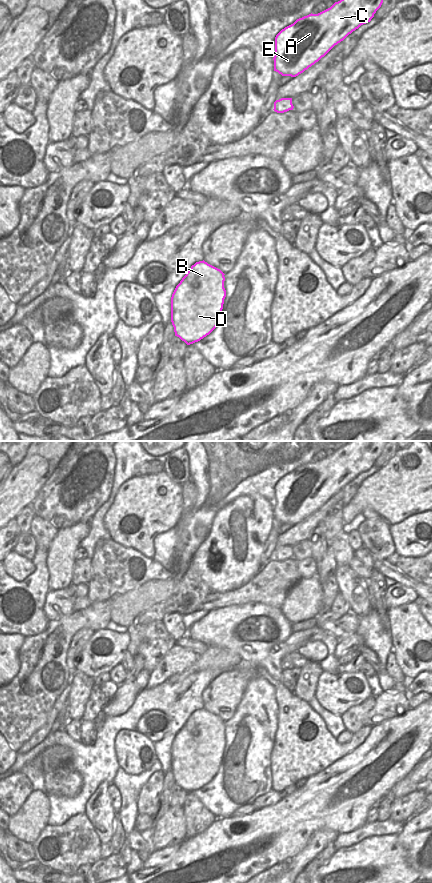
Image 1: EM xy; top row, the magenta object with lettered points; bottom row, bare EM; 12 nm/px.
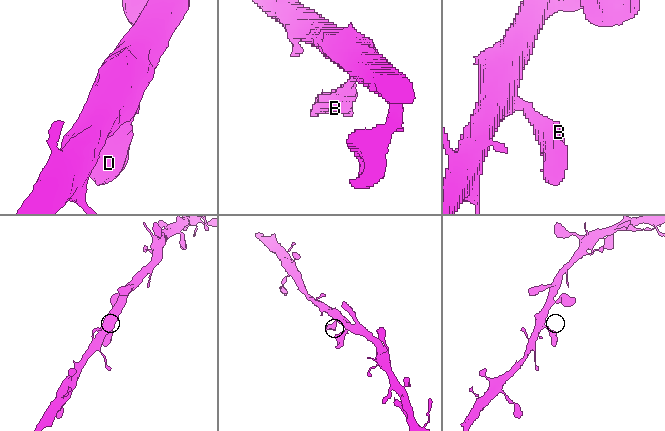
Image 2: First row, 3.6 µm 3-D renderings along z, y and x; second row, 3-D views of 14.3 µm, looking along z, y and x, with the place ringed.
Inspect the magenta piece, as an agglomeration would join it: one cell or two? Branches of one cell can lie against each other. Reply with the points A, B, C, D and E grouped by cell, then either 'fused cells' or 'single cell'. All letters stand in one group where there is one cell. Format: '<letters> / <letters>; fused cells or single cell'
A B C D E; single cell

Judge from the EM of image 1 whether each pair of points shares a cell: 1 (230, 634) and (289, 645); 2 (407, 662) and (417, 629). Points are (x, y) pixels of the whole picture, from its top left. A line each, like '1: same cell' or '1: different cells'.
1: different cells
2: same cell

